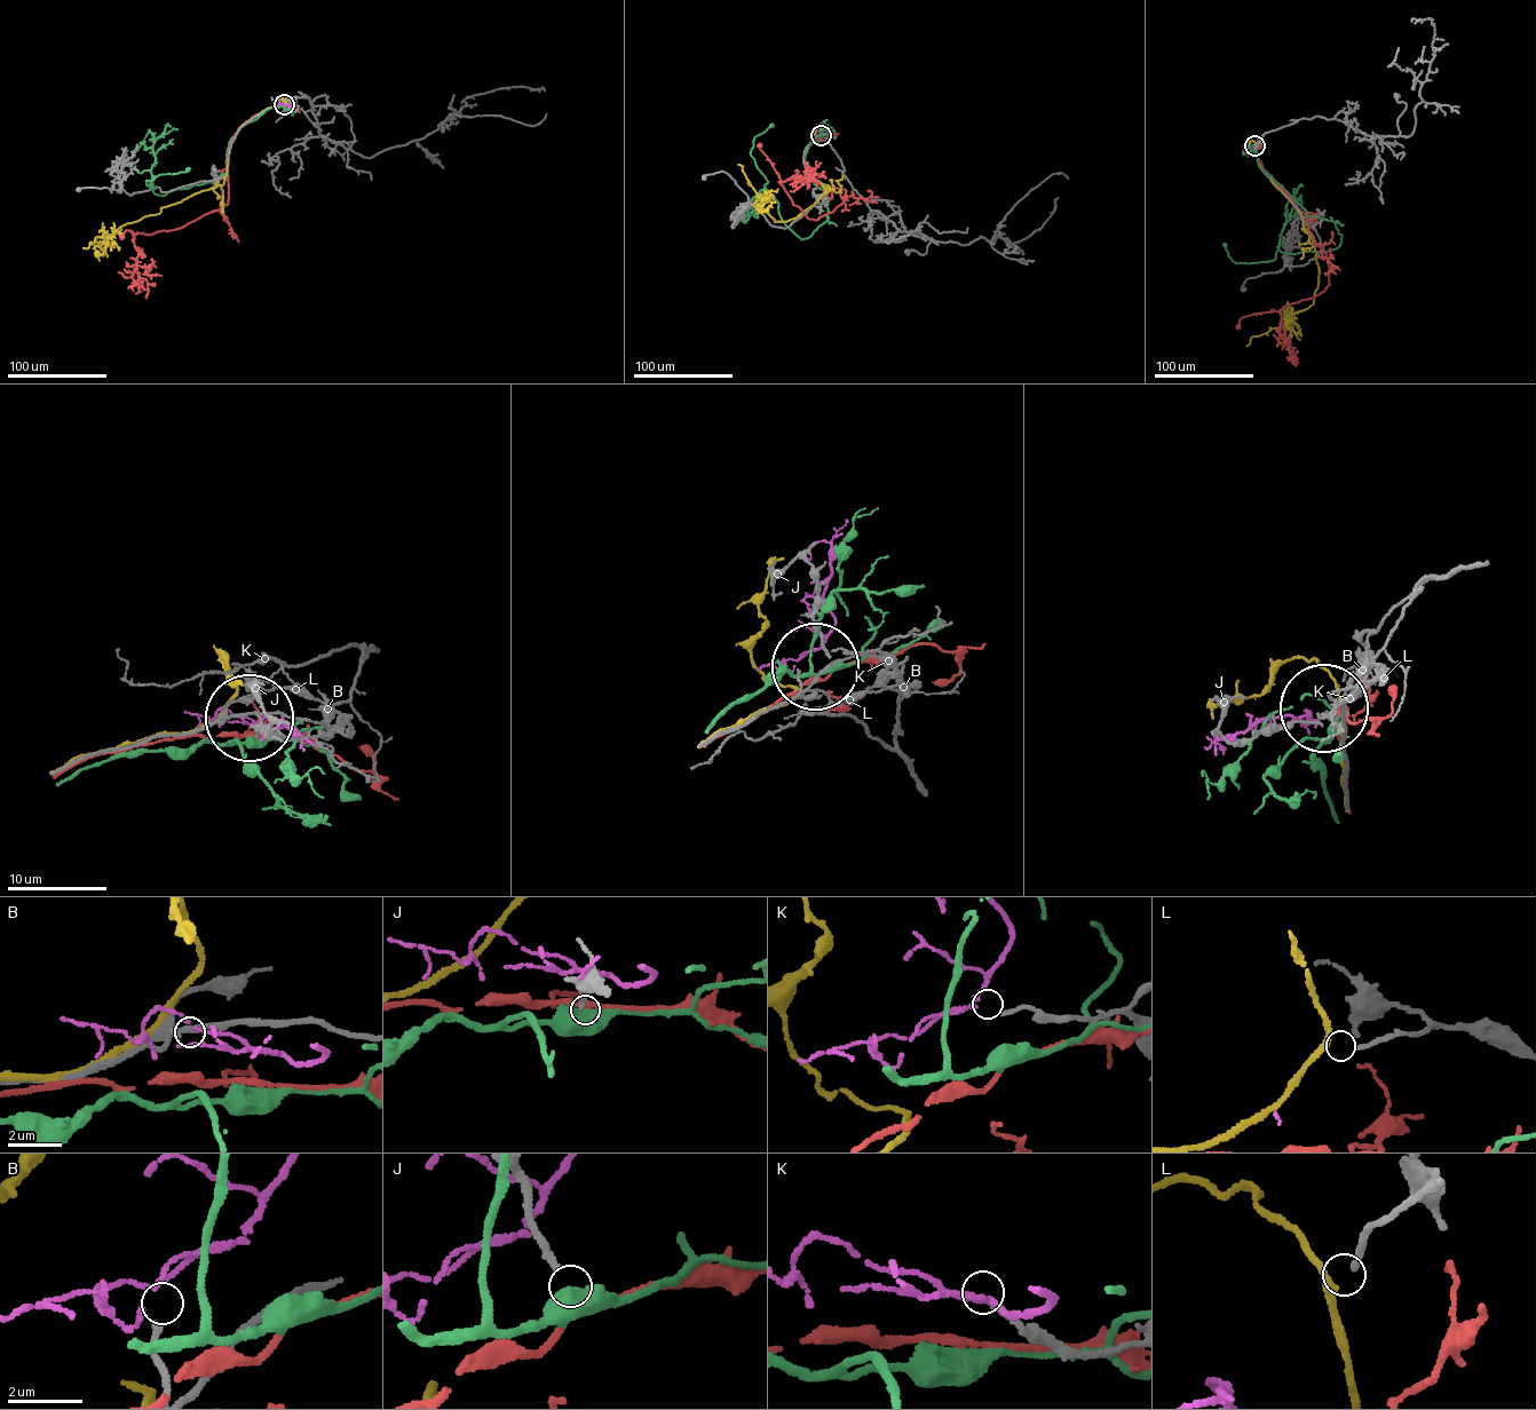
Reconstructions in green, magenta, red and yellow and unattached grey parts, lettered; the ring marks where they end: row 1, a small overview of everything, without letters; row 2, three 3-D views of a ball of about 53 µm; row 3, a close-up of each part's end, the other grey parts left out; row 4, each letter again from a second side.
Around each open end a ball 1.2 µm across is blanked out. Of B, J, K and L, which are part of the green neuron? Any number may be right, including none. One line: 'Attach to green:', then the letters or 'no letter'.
Attach to green: no letter

